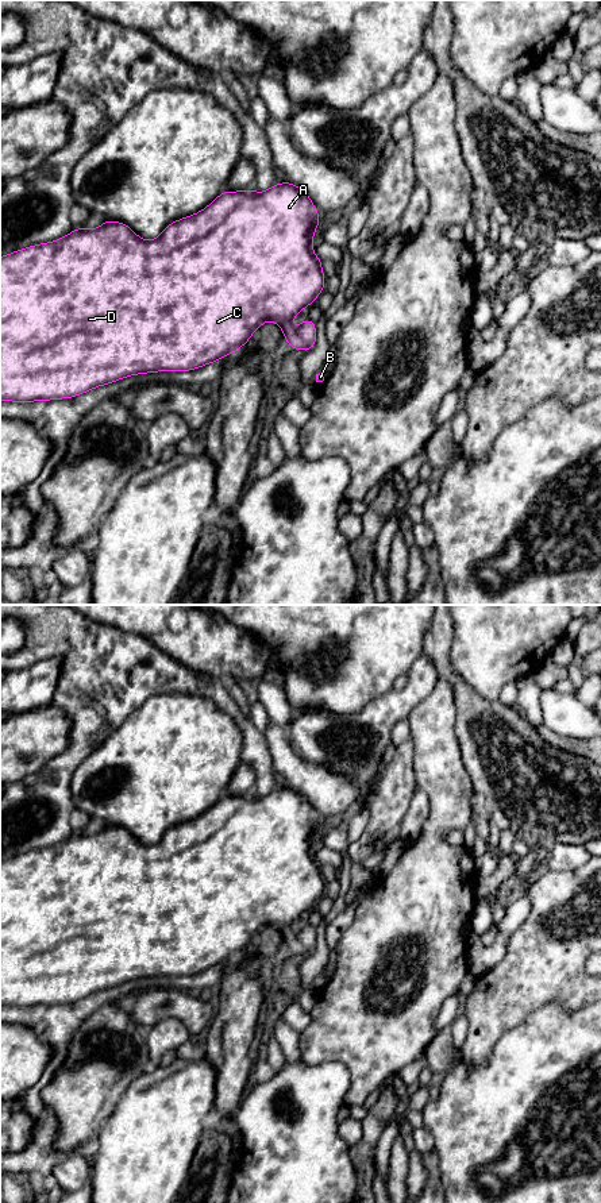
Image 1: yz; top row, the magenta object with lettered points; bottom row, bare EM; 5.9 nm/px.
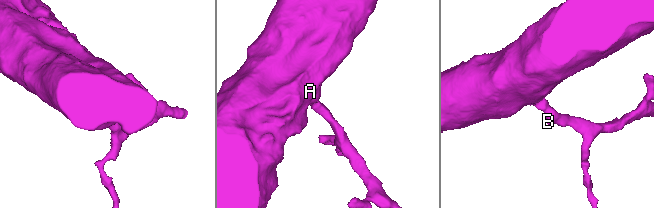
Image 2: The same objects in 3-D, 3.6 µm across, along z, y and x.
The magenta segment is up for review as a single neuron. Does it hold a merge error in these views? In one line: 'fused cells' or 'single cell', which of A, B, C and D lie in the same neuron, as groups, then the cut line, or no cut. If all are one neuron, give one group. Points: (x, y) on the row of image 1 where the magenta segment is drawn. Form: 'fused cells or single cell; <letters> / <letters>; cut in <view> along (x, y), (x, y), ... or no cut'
single cell; A B C D; no cut

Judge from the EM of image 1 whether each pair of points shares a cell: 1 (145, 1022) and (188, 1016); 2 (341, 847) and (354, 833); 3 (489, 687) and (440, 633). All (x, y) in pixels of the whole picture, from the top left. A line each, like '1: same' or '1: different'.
1: same
2: different
3: different

